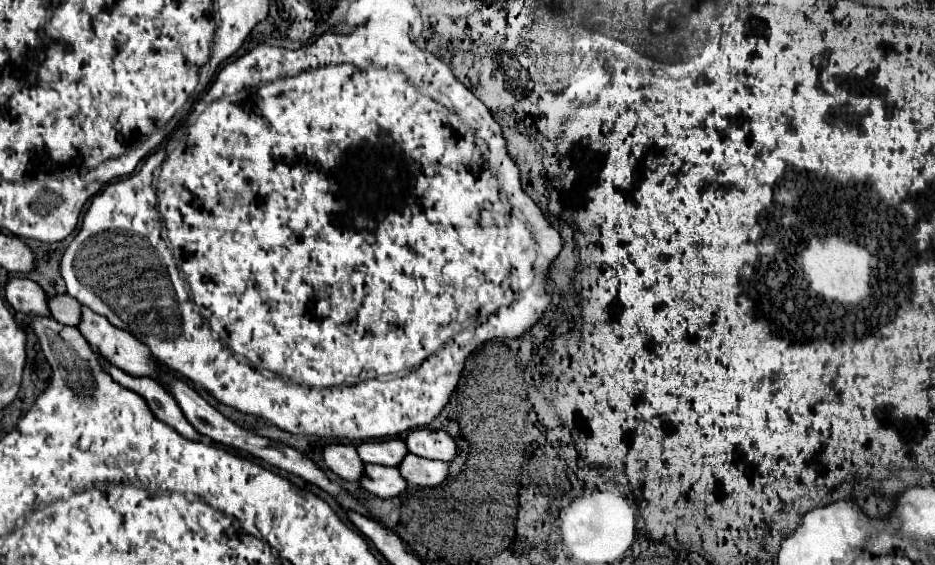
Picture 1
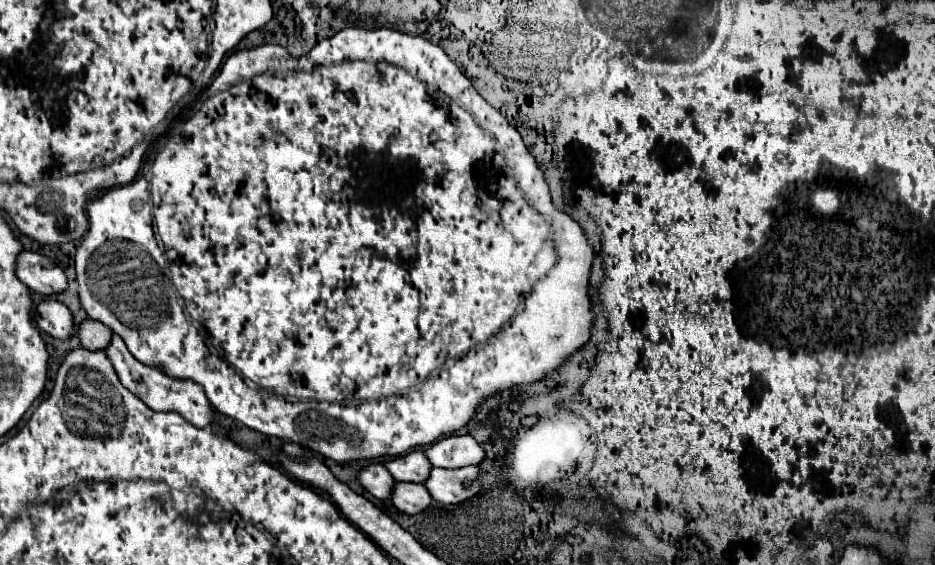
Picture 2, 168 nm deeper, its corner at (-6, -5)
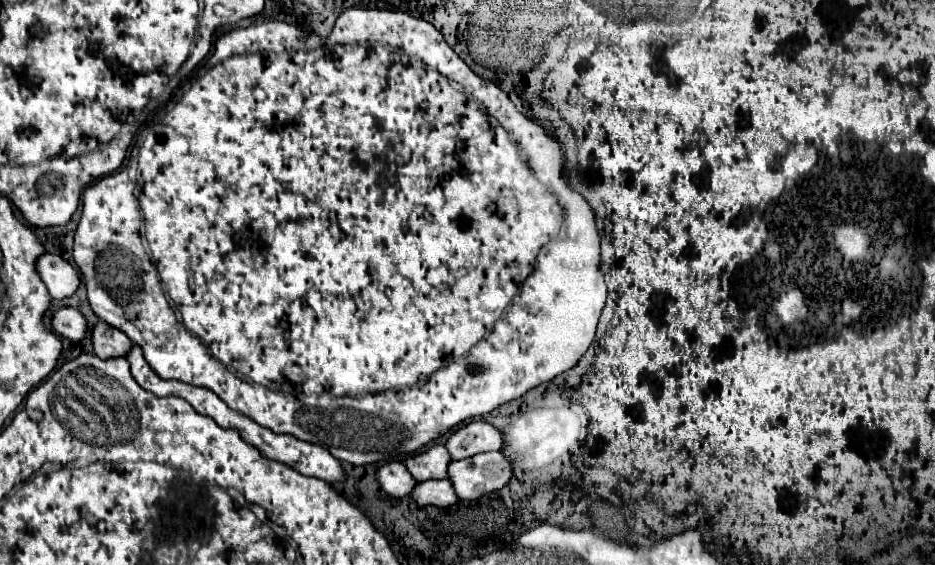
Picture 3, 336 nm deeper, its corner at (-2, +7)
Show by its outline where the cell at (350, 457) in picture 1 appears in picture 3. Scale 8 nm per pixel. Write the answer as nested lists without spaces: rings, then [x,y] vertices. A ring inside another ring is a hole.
[[[389,462],[389,464],[381,466],[377,470],[377,480],[379,480],[381,488],[395,498],[409,496],[413,492],[413,488],[417,486],[417,480],[409,474],[405,462]]]

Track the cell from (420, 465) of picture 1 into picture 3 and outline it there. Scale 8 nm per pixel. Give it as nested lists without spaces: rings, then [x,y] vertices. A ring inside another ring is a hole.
[[[485,452],[475,454],[465,460],[455,460],[449,464],[449,480],[453,482],[453,488],[461,500],[479,500],[481,496],[499,492],[503,486],[511,480],[511,462],[503,452]]]

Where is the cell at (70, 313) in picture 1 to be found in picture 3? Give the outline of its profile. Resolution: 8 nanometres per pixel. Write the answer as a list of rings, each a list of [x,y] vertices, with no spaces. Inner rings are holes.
[[[97,322],[93,328],[93,348],[101,360],[125,358],[129,354],[129,348],[133,348],[133,342],[117,328],[105,322]]]

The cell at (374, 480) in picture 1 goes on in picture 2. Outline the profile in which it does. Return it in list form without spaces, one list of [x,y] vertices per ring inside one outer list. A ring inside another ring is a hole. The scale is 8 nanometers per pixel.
[[[395,482],[393,490],[391,490],[391,502],[395,504],[397,510],[401,510],[405,514],[417,514],[417,512],[425,510],[433,502],[433,498],[423,488],[423,484]]]

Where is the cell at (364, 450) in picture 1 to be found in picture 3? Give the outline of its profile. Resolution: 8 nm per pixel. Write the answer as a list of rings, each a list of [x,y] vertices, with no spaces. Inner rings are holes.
[[[443,444],[429,446],[427,450],[423,450],[419,454],[413,454],[411,458],[405,460],[409,472],[417,480],[449,478],[449,474],[447,474],[449,462],[451,462],[451,456],[449,456],[449,452],[447,452],[447,448]]]

